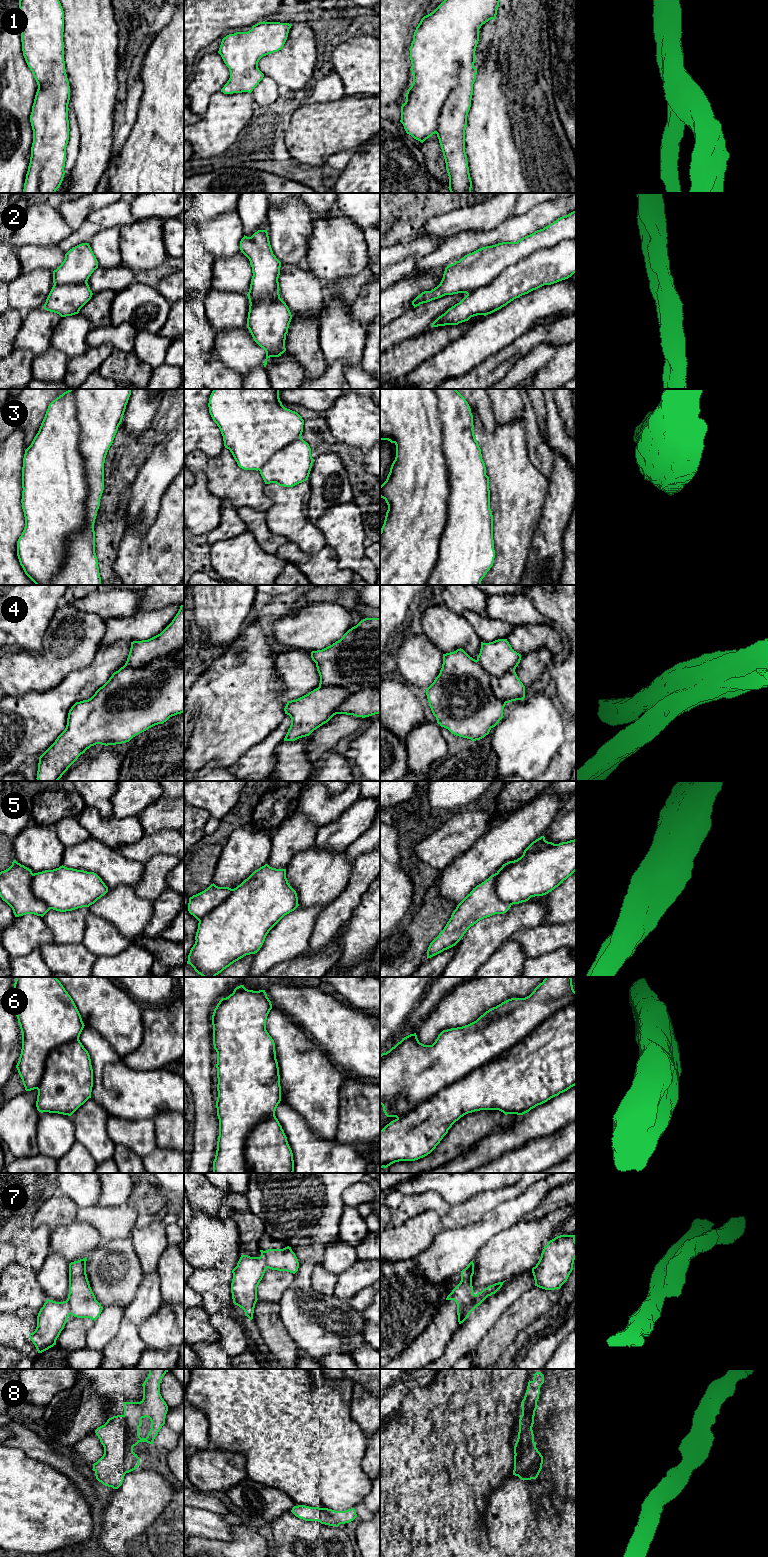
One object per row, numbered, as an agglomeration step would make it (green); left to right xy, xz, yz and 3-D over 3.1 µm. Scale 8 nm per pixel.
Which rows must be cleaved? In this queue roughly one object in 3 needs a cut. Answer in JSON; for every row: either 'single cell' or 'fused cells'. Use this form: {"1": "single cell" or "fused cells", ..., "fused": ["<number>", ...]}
{"1": "single cell", "2": "fused cells", "3": "single cell", "4": "fused cells", "5": "fused cells", "6": "fused cells", "7": "fused cells", "8": "single cell", "fused": ["2", "4", "5", "6", "7"]}

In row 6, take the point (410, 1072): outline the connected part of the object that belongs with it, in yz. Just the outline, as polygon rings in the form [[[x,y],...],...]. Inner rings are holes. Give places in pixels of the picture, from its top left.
[[[545,977],[529,996],[508,999],[489,1009],[468,1025],[443,1030],[432,1045],[420,1043],[416,1033],[404,1037],[389,1051],[380,1055],[380,1104],[385,1115],[400,1118],[412,1111],[441,1089],[463,1079],[475,1069],[509,1050],[553,1013],[575,1002],[576,992],[573,989],[571,977]]]

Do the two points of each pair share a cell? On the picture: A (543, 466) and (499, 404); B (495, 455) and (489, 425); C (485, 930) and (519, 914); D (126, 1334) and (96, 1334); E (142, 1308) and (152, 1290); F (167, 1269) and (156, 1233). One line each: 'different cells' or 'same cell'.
A: same cell
B: different cells
C: same cell
D: different cells
E: same cell
F: different cells

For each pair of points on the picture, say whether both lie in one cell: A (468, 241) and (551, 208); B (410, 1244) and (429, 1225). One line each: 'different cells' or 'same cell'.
A: same cell
B: same cell

